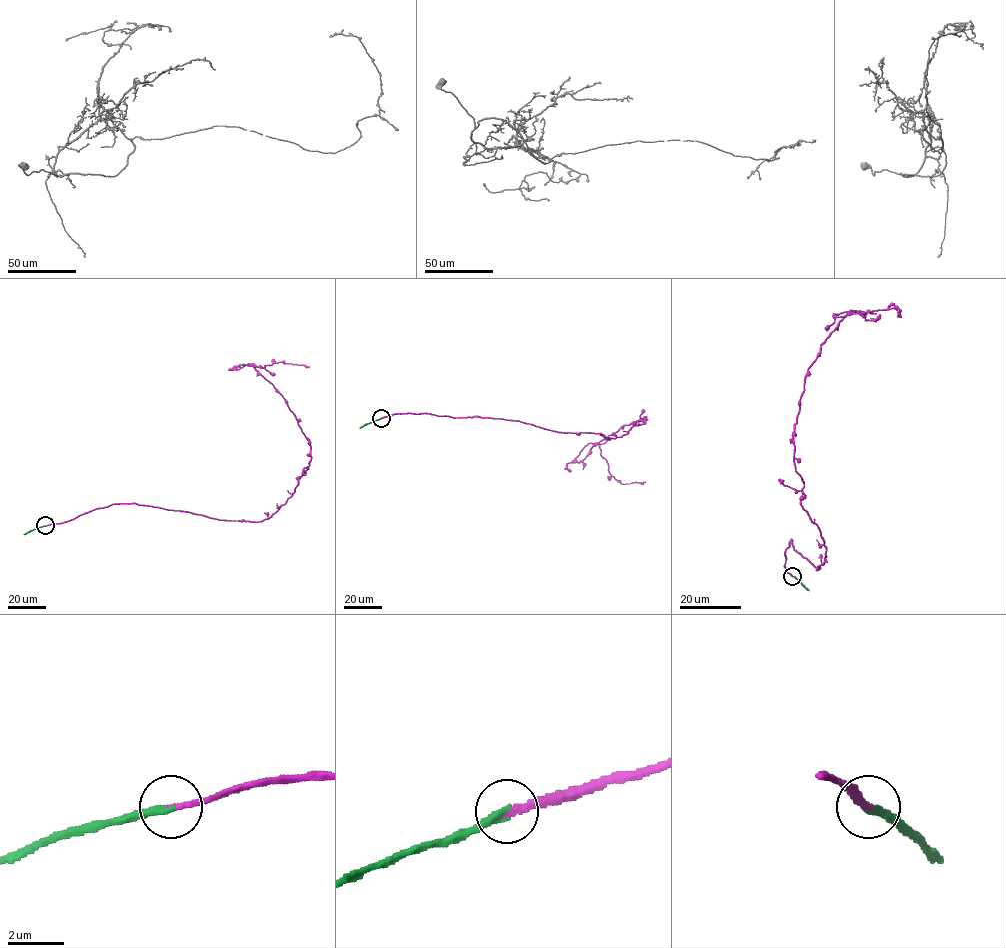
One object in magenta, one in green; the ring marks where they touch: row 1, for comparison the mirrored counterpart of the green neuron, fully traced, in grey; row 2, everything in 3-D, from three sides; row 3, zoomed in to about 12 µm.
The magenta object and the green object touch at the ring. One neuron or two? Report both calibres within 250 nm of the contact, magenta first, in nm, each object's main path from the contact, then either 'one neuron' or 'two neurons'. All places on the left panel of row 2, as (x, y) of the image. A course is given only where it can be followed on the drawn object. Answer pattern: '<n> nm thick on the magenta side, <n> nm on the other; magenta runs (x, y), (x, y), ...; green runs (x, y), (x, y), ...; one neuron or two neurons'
240 nm thick on the magenta side, 280 nm on the other; magenta runs (45, 525), (117, 504), (267, 519), (292, 495), (310, 444), (273, 386), (253, 365), (239, 365), (309, 367); green runs (45, 526), (23, 534); one neuron

